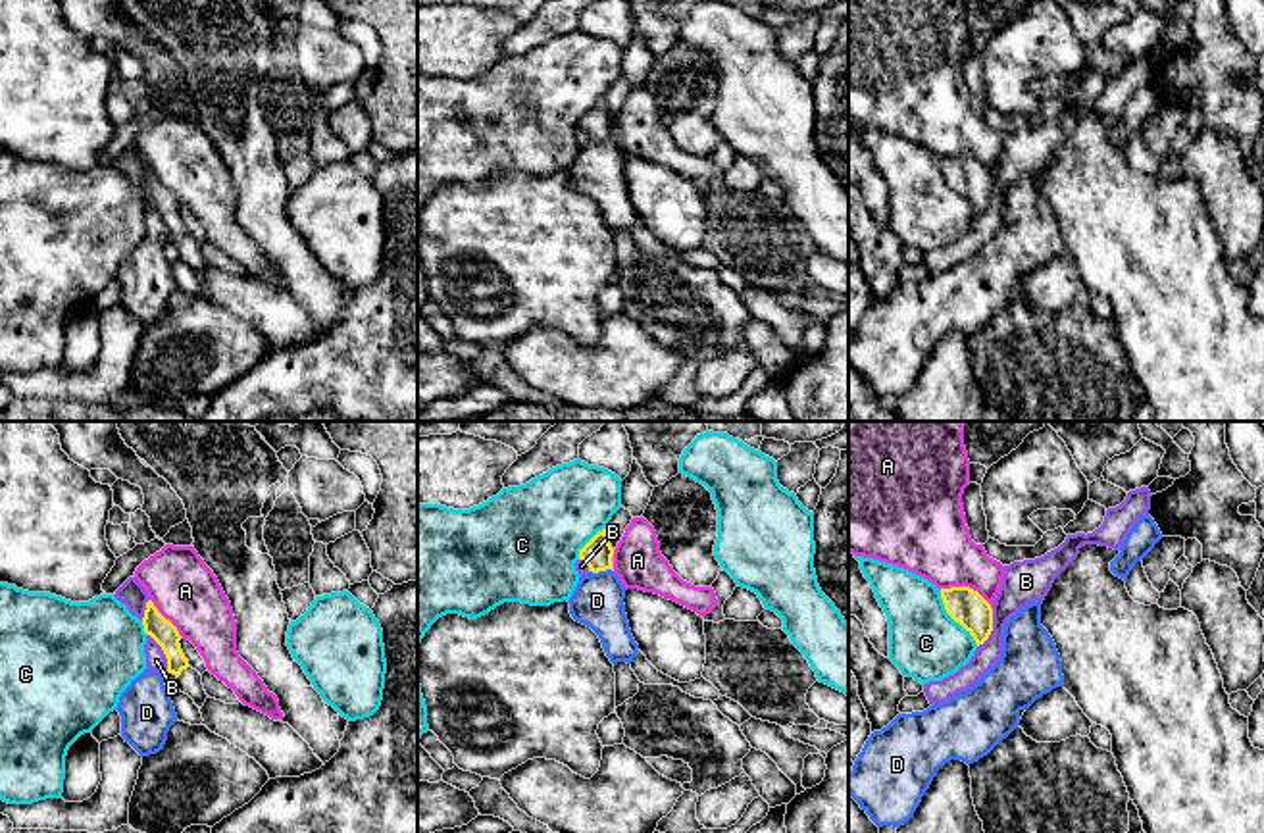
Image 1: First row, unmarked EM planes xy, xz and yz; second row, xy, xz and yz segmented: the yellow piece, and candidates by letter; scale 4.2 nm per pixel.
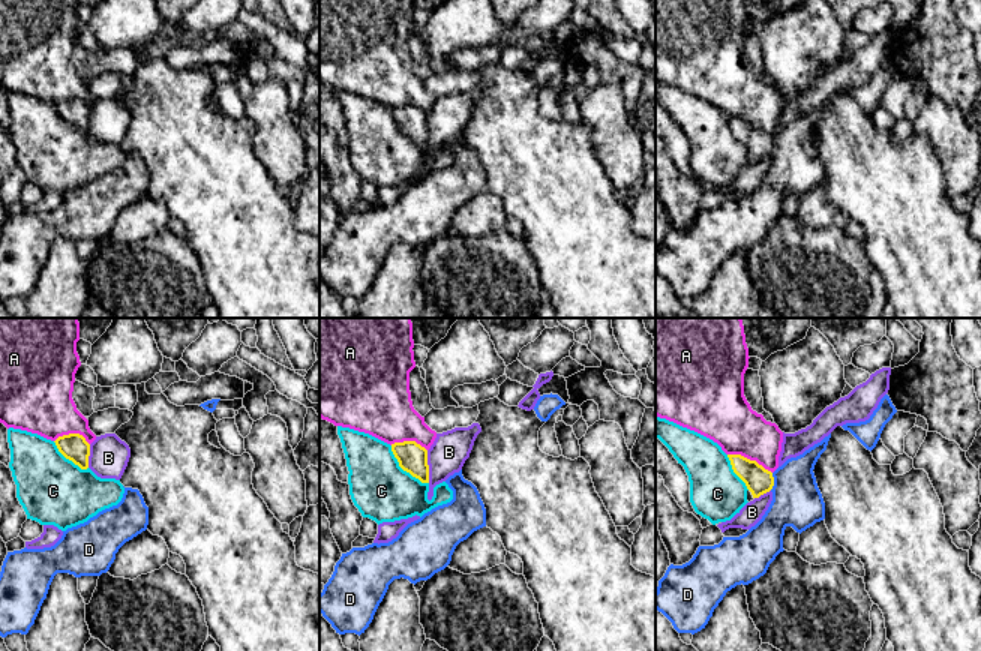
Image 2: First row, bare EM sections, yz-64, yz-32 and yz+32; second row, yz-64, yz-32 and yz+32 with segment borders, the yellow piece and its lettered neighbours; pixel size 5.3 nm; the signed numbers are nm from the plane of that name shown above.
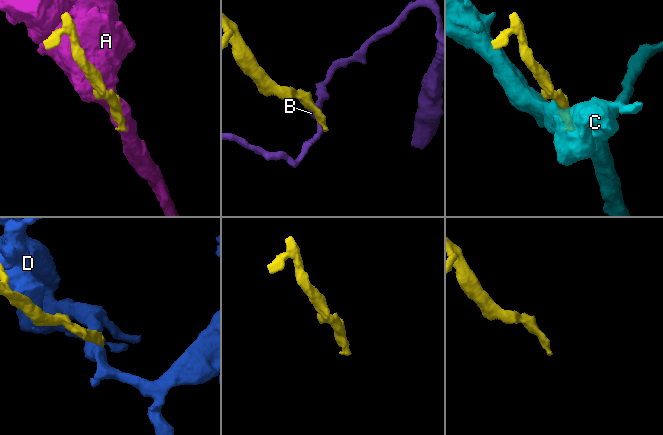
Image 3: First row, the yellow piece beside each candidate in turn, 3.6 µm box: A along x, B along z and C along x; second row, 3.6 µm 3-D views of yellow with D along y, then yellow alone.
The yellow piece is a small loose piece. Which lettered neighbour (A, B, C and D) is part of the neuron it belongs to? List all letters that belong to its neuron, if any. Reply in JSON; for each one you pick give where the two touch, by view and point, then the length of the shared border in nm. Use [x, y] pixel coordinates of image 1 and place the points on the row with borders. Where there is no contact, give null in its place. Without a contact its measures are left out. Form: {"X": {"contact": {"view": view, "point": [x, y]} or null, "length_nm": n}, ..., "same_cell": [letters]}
{"same_cell": []}

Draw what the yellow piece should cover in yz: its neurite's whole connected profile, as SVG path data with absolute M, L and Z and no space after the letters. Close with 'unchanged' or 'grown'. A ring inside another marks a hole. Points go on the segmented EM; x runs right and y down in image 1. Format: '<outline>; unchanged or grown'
M970 587L941 589L947 614L960 623L975 641L983 644L993 631L991 604Z; unchanged

